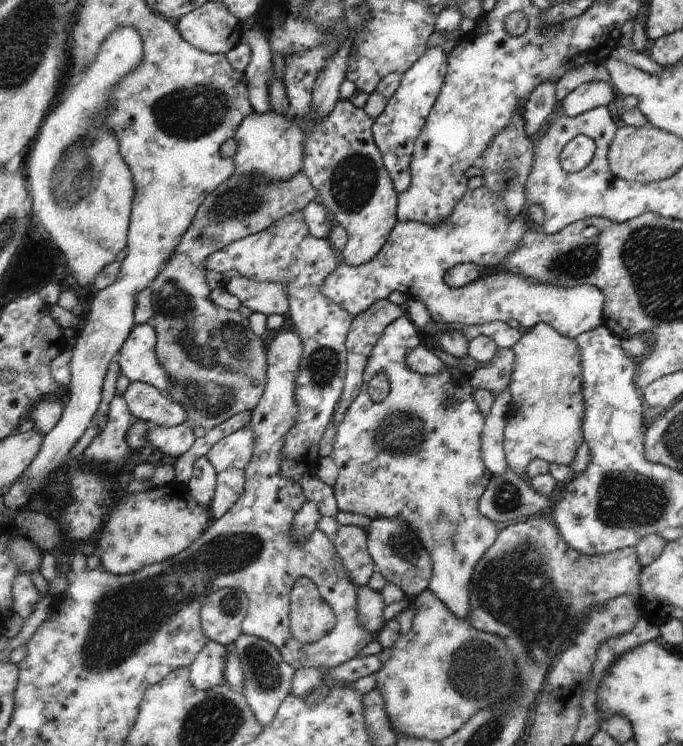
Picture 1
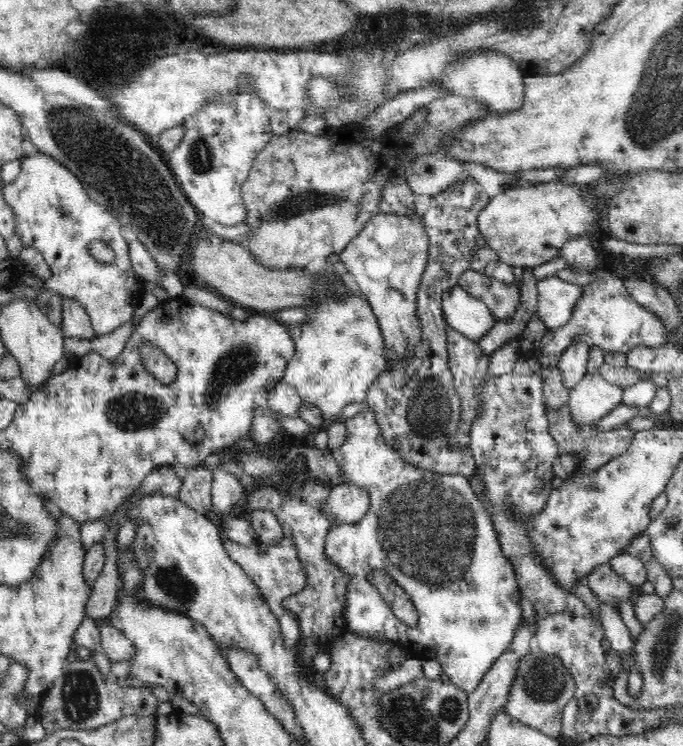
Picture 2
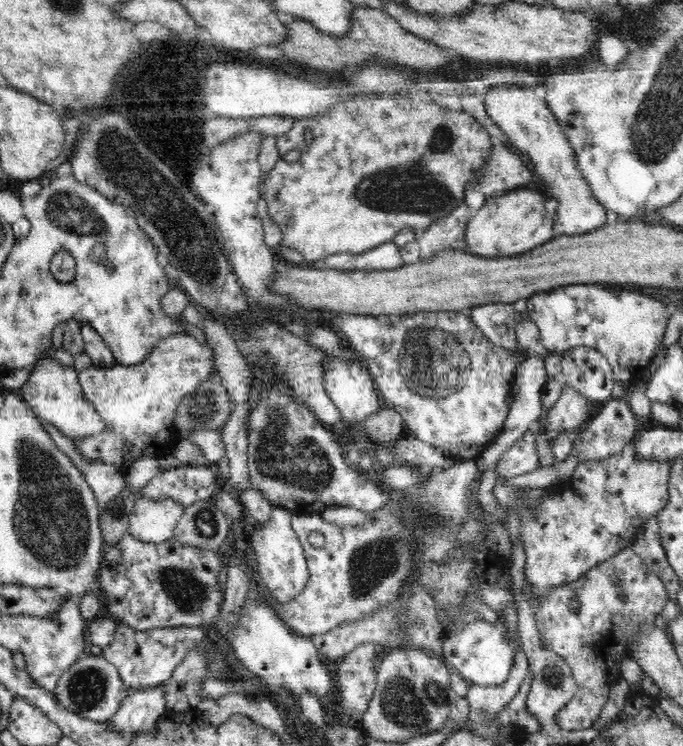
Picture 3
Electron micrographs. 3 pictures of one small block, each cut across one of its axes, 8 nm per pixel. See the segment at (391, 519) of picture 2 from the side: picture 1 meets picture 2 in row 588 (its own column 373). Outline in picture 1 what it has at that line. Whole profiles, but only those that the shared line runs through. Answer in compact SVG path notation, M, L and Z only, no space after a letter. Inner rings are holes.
M406 314L396 318L394 322L391 322L382 333L382 336L378 339L378 342L371 350L366 368L363 372L363 383L359 392L359 395L354 399L354 402L350 404L344 415L344 420L335 426L336 436L333 444L333 451L331 452L331 459L337 466L337 479L333 484L334 496L337 502L339 511L354 512L354 514L362 514L362 516L368 516L373 521L380 517L386 517L393 519L401 519L404 523L408 523L409 528L415 533L420 541L420 544L424 547L424 550L429 554L431 558L431 571L432 576L429 580L428 590L432 591L441 601L446 605L446 608L452 612L452 614L460 620L468 620L470 614L470 601L469 601L469 584L473 578L473 572L475 570L476 563L482 558L482 555L486 552L486 549L491 547L496 540L498 530L496 530L495 522L492 522L489 518L486 518L478 510L478 501L482 494L484 494L485 488L488 486L492 474L487 470L484 464L481 451L481 434L484 430L485 416L480 412L478 405L473 397L473 388L469 381L470 374L470 358L466 358L461 361L461 366L456 368L450 368L444 366L438 374L435 375L423 375L413 371L407 363L406 356L418 345L421 344L420 330L415 324L408 318ZM379 372L382 372L388 382L390 383L390 390L388 396L379 404L374 403L367 391L368 382L376 376Z

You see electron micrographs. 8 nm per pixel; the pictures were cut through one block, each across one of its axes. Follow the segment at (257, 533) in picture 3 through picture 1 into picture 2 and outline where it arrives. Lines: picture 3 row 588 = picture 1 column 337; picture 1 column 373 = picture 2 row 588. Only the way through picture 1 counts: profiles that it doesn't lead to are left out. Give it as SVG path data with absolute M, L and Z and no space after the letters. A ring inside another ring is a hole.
M283 536L280 542L270 544L256 542L251 545L241 545L226 538L223 545L228 556L238 563L246 571L246 575L256 583L256 587L260 589L260 593L264 595L266 603L272 609L272 613L278 617L285 646L289 650L297 648L297 645L302 642L299 622L296 615L283 605L286 600L292 599L294 595L298 594L306 586L306 571L304 571L302 563L300 563L298 549L296 549L294 541Z

